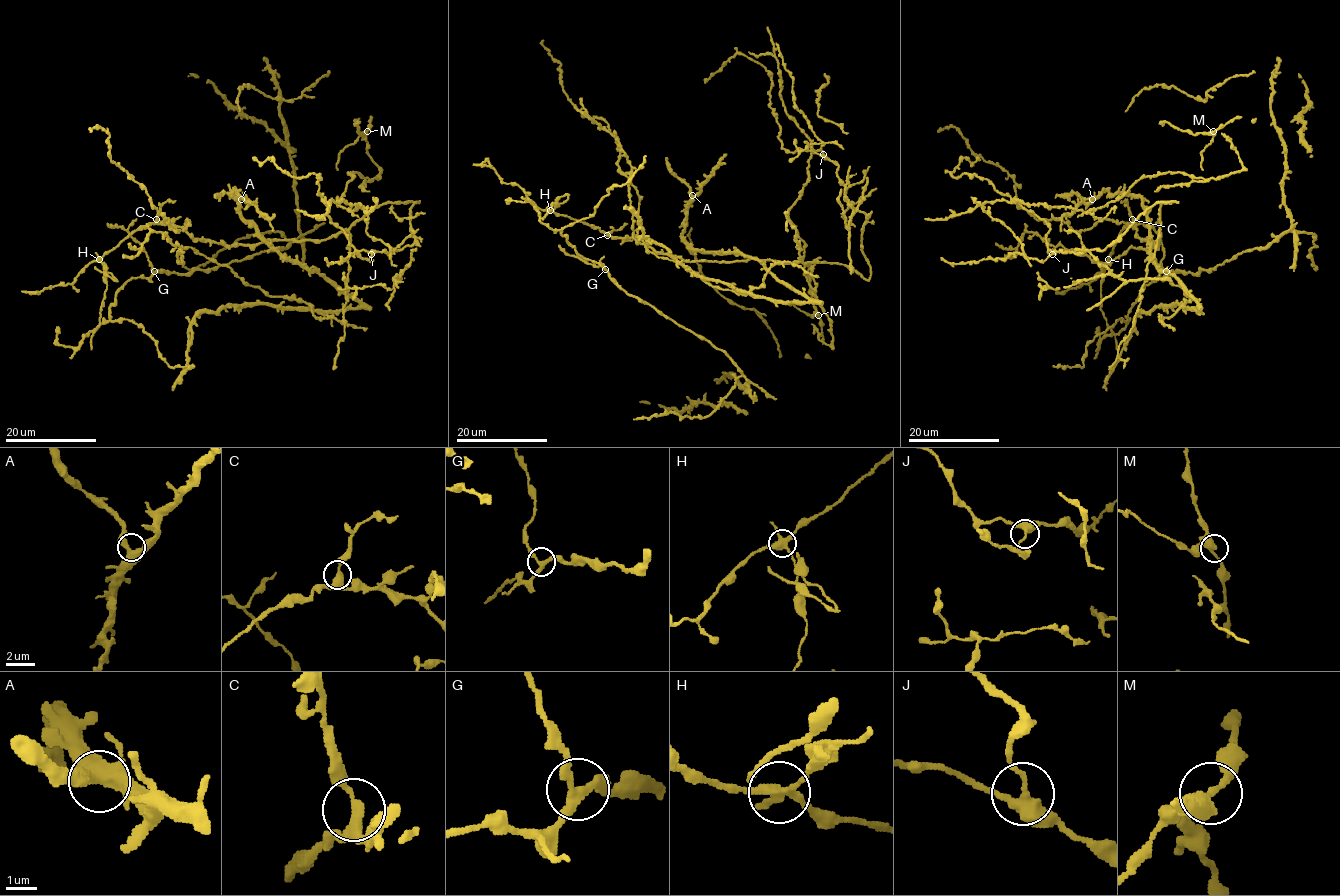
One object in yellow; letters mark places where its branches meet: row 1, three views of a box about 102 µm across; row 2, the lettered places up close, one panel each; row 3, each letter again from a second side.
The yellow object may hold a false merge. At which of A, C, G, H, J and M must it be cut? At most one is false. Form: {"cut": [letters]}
{"cut": ["H"]}

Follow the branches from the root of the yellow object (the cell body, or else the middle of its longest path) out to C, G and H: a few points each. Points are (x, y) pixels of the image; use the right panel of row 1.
C: (1159, 211), (1158, 245), (1142, 240), (1137, 234), (1132, 219)
G: (1159, 211), (1159, 244), (1142, 240), (1129, 224), (1104, 268), (1100, 310), (1115, 335), (1139, 292), (1166, 271)
H: (1159, 211), (1158, 245), (1142, 240), (1137, 234), (1135, 225), (1129, 224), (1120, 233), (1108, 259)

